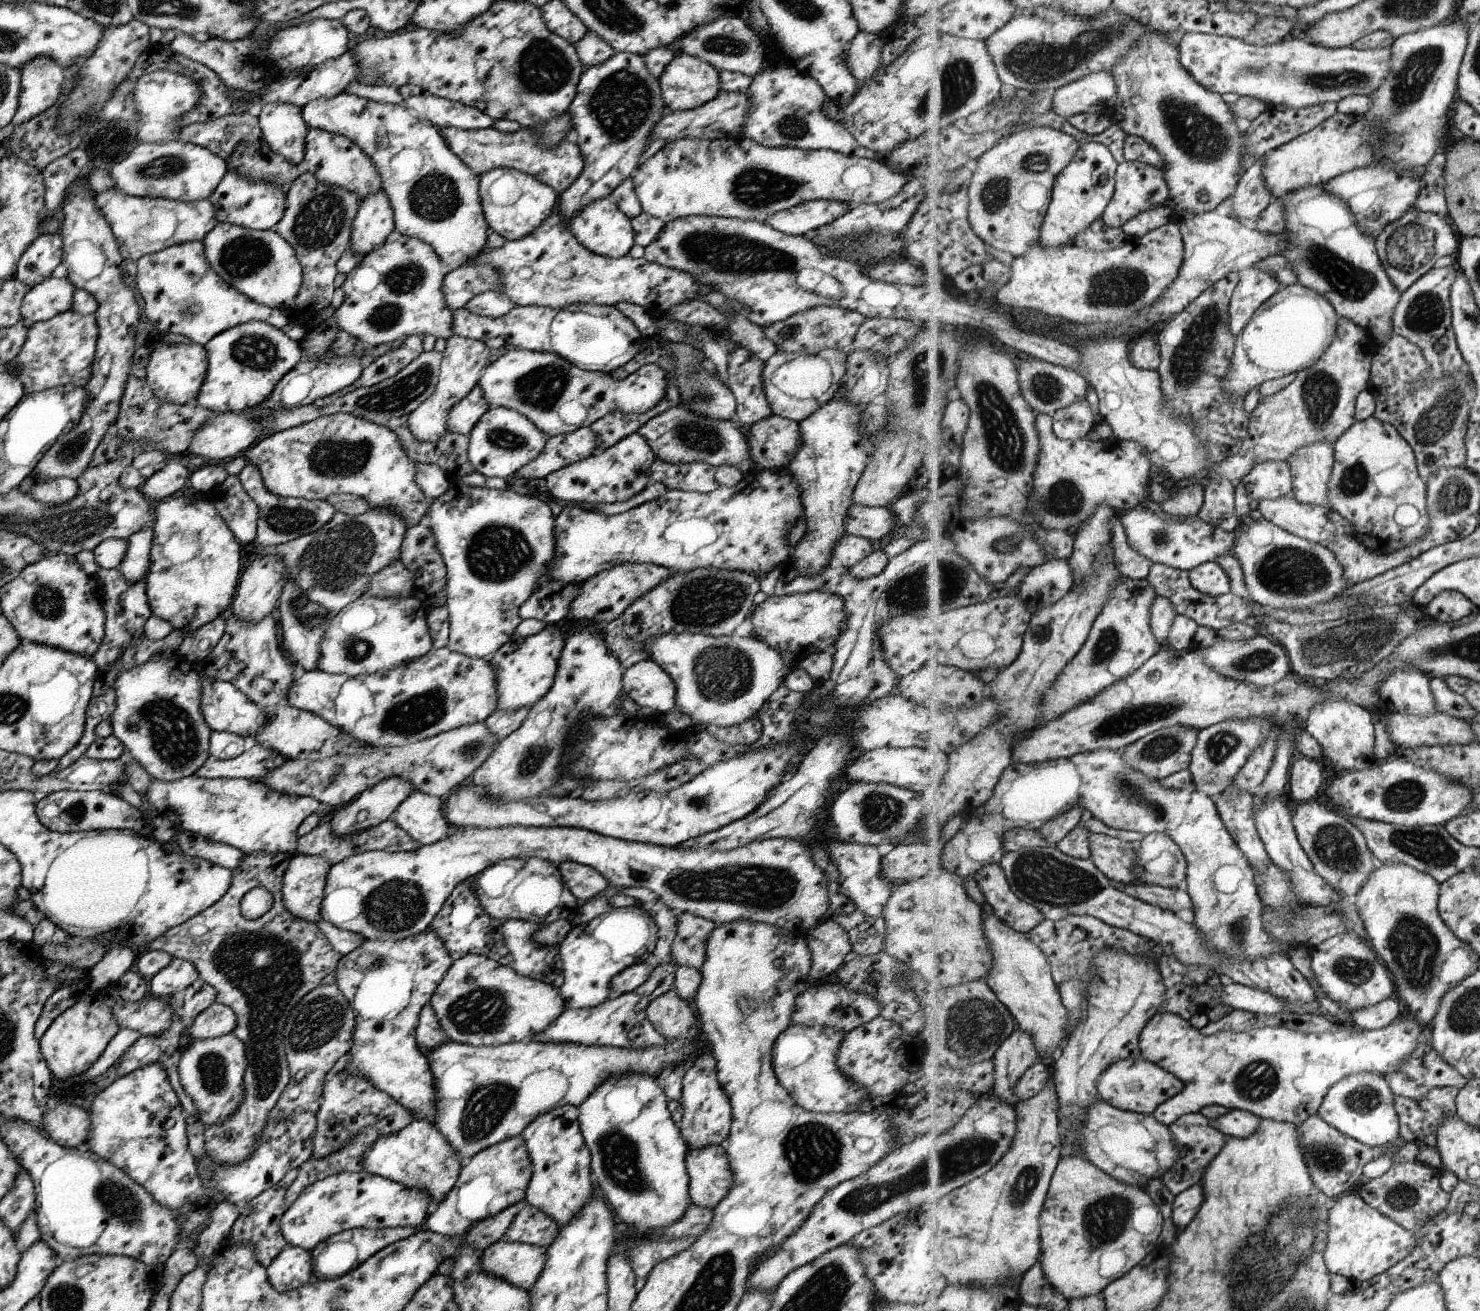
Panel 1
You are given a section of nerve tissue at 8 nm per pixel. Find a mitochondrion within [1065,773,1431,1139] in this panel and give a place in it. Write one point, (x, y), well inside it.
(1337, 849)

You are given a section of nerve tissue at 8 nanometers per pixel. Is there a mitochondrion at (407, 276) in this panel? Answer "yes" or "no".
yes

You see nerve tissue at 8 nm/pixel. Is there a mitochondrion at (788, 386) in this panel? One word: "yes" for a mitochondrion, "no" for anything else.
no

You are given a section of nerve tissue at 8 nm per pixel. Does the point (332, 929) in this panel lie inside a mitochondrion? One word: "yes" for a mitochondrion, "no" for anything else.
no

